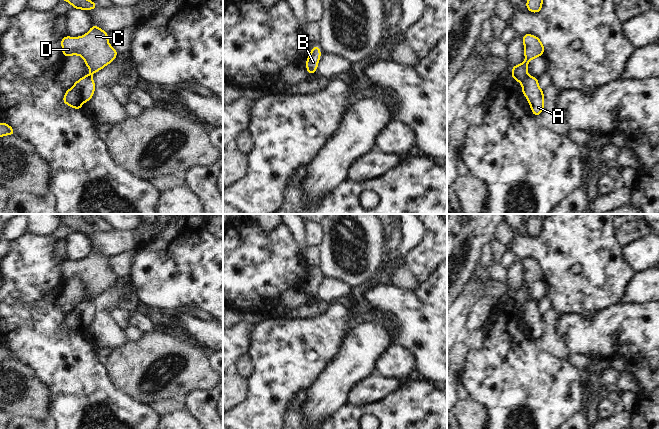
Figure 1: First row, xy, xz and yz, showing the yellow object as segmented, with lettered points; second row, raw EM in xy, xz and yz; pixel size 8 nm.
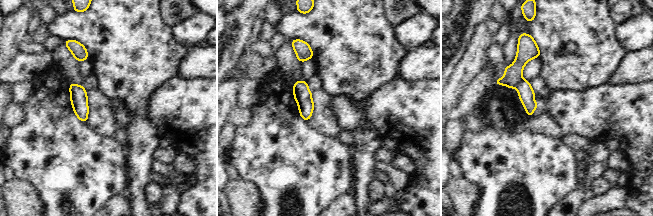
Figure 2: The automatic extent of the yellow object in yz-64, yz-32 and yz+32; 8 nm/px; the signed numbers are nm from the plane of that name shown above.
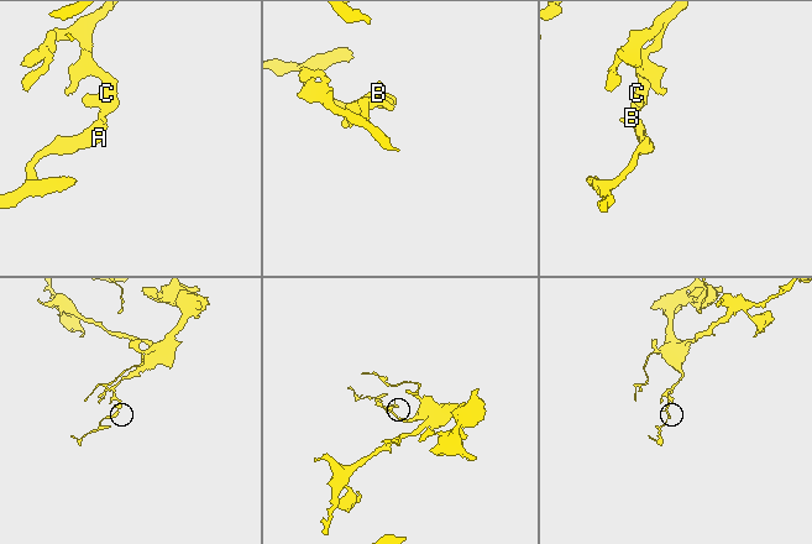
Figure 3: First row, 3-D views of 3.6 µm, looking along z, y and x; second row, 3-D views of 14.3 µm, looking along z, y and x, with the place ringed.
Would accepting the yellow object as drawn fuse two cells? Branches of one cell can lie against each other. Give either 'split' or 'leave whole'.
split

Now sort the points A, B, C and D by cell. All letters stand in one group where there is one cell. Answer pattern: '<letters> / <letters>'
A / B C D

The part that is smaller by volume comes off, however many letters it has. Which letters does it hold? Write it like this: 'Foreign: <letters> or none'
Foreign: A

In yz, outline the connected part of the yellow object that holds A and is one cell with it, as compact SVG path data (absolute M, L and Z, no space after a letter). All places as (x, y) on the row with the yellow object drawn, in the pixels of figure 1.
M528 75L522 83L522 93L527 98L534 116L538 116L544 110L544 94L538 85L538 79Z

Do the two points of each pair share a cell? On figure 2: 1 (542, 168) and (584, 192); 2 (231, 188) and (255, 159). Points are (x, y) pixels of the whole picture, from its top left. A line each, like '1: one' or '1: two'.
1: two
2: two

